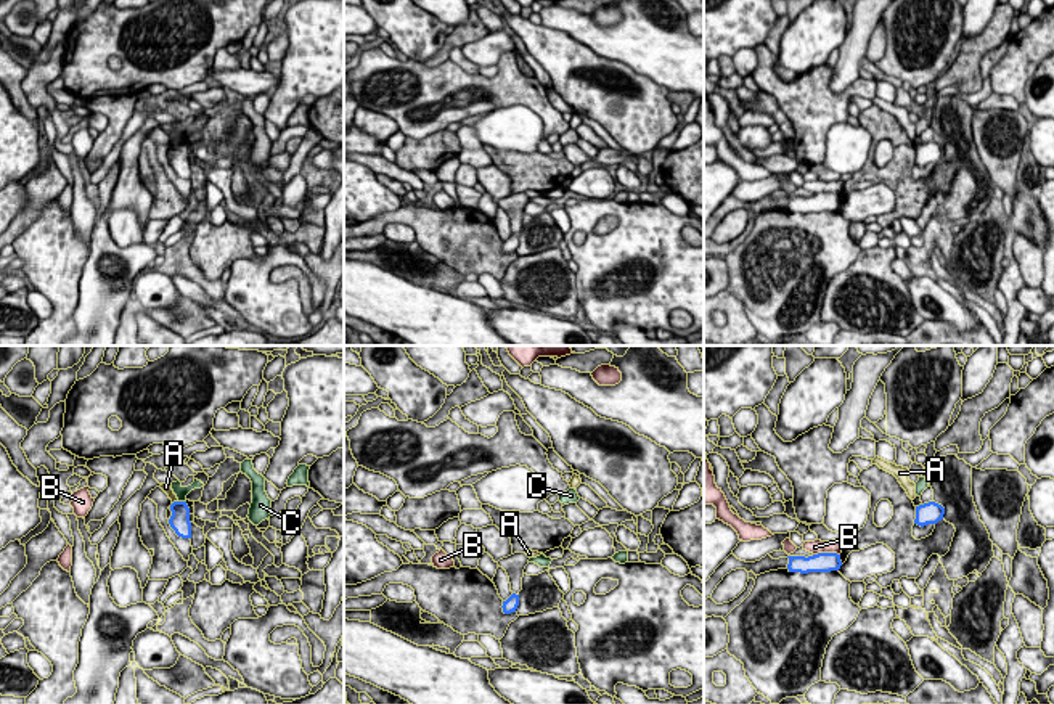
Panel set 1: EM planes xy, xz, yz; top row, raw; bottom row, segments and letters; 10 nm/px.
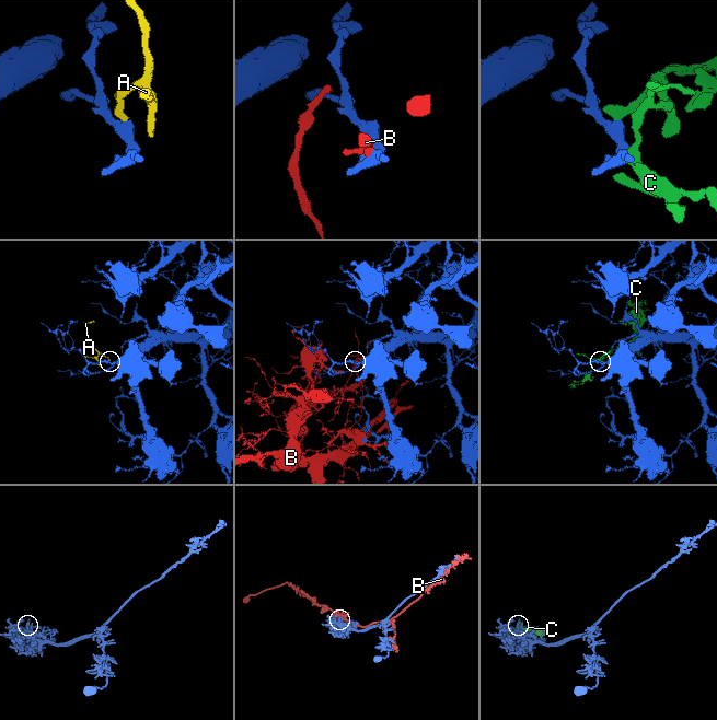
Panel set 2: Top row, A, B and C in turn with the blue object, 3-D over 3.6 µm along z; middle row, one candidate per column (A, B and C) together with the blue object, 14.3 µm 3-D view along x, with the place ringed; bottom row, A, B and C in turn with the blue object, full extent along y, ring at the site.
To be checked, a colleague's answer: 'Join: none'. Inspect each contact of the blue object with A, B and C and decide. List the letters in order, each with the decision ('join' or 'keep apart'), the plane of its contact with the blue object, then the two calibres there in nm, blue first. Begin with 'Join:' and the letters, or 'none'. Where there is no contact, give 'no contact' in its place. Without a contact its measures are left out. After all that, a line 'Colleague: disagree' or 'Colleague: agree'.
Join: none
A: keep apart | xy | 200/90 nm
B: keep apart | yz | 190/130 nm
C: keep apart | xy | 200/120 nm
Colleague: agree

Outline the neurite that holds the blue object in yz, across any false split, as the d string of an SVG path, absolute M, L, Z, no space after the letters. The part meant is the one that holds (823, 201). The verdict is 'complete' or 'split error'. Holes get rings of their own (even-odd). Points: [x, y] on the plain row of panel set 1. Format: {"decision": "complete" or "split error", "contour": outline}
{"decision": "complete", "contour": "M818 193L813 196L787 196L789 204L787 209L789 212L800 212L800 214L808 214L808 212L831 212L831 211L839 211L842 206L840 194L837 193Z"}

